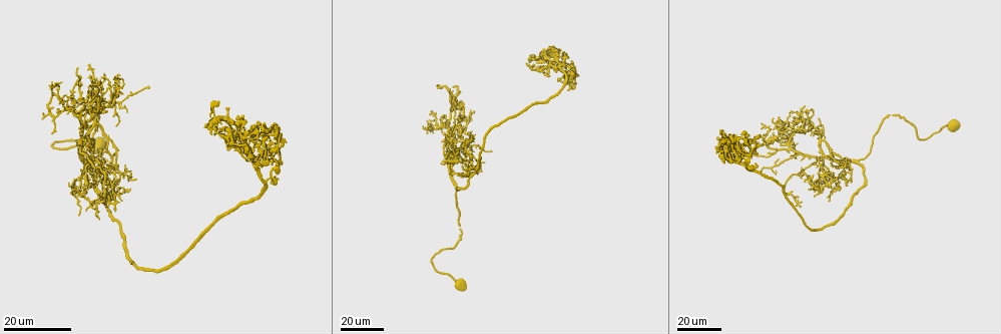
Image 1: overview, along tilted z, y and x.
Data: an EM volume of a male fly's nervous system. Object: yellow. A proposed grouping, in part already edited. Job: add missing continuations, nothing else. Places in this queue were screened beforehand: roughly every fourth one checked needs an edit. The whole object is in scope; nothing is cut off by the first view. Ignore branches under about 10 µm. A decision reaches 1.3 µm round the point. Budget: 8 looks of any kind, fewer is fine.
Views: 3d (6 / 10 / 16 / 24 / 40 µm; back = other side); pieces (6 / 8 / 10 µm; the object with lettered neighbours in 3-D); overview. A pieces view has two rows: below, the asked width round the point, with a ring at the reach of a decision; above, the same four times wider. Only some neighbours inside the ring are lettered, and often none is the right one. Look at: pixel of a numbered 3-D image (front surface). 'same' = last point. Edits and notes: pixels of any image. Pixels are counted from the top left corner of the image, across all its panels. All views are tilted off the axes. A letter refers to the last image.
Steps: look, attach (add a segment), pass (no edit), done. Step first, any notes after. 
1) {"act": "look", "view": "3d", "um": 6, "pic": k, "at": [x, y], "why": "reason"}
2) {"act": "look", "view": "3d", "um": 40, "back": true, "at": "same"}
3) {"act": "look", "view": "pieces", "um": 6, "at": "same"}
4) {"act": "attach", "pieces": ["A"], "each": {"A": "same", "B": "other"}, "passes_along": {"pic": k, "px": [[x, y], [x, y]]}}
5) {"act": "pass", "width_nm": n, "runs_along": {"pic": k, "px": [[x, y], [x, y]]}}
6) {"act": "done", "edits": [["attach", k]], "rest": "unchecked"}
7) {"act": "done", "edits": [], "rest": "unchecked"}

{"act": "look", "view": "3d", "um": 24, "pic": 1, "at": [209, 115], "why": "tapers out"}

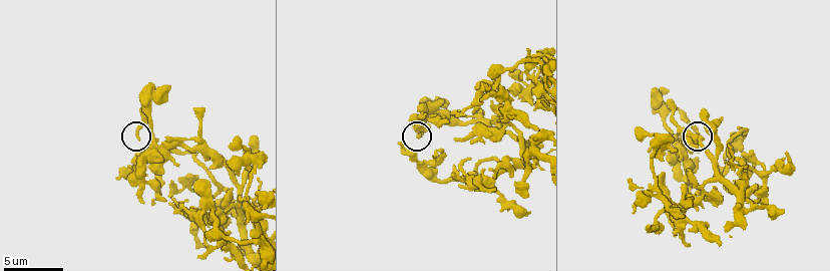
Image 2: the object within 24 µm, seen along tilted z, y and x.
{"act": "look", "view": "pieces", "um": 8, "pic": 2, "at": [138, 138], "why": "see the neighbours"}

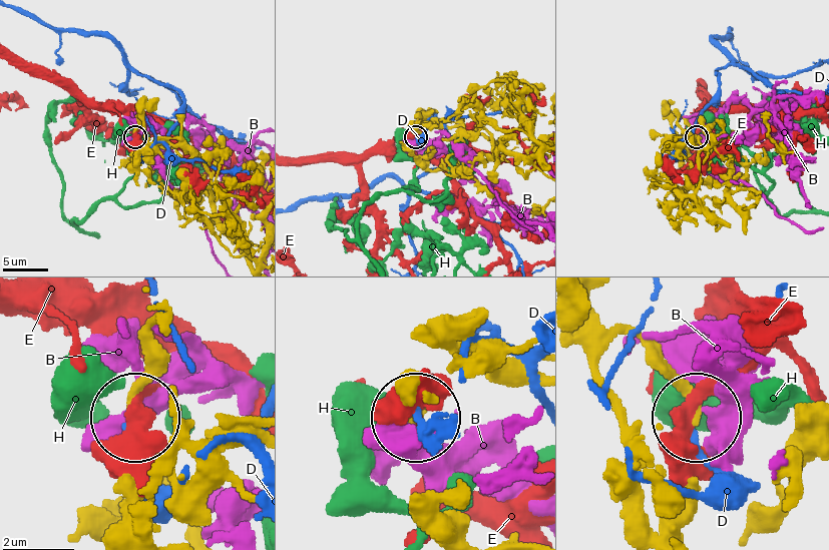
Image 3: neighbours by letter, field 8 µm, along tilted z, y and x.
{"act": "pass", "each": {"B": "other", "D": "other", "E": "other", "H": "other"}, "found": "no lettered segment goes on from it"}

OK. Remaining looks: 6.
{"act": "look", "view": "pieces", "um": 6, "pic": 2, "at": [236, 137], "why": "thick end"}

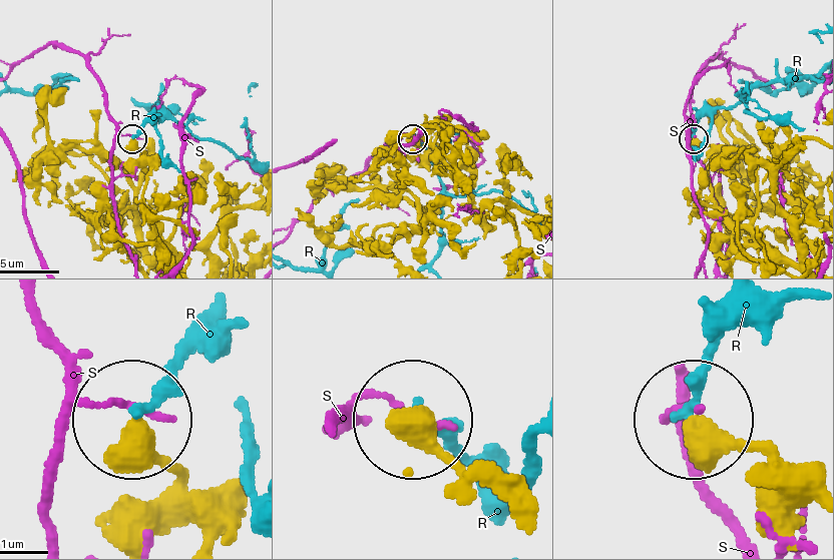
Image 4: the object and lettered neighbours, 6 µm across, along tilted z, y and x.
{"act": "pass", "each": {"R": "other", "S": "other"}, "found": "none of them fits"}

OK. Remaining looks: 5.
{"act": "look", "view": "3d", "um": 24, "pic": 1, "at": [253, 145], "why": "branch stops here"}

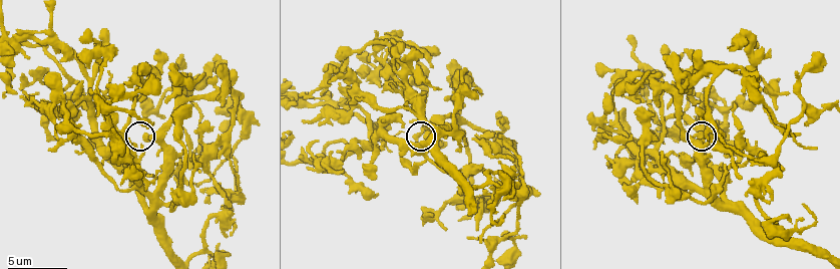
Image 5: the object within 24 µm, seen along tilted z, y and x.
{"act": "look", "view": "pieces", "um": 6, "pic": 5, "at": [144, 138], "why": "what lies round it"}

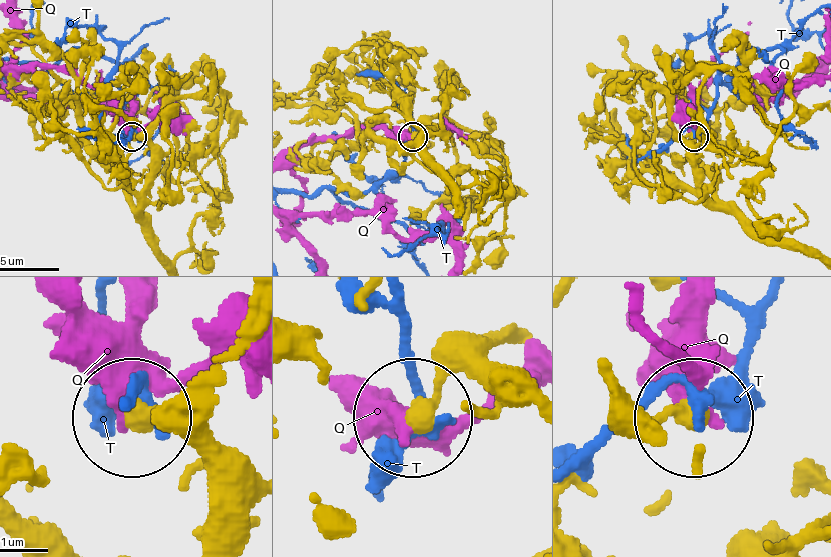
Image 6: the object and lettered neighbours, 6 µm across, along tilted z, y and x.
{"act": "pass", "each": {"Q": "other", "T": "other"}, "runs_along": {"pic": 6, "px": [[208, 534], [196, 445], [139, 418]]}, "found": "none of them fits"}

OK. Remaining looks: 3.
{"act": "look", "view": "pieces", "um": 6, "pic": 5, "at": [631, 37], "why": "stops while still wide"}

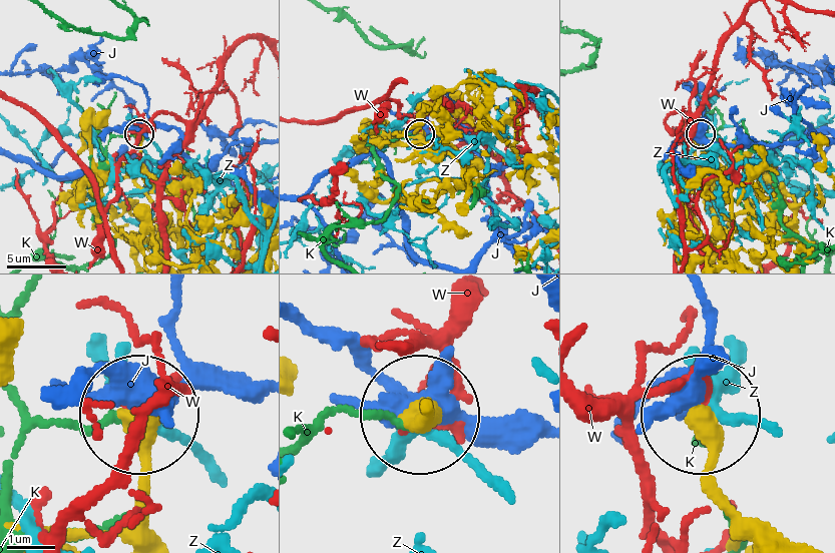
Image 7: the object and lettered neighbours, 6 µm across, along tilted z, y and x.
{"act": "pass", "each": {"J": "other", "K": "other", "W": "other", "Z": "other"}, "runs_along": {"pic": 7, "px": [[772, 534], [716, 481], [704, 415]]}, "found": "none of them fits"}

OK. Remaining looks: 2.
{"act": "done", "edits": [], "rest": "unchecked"}

